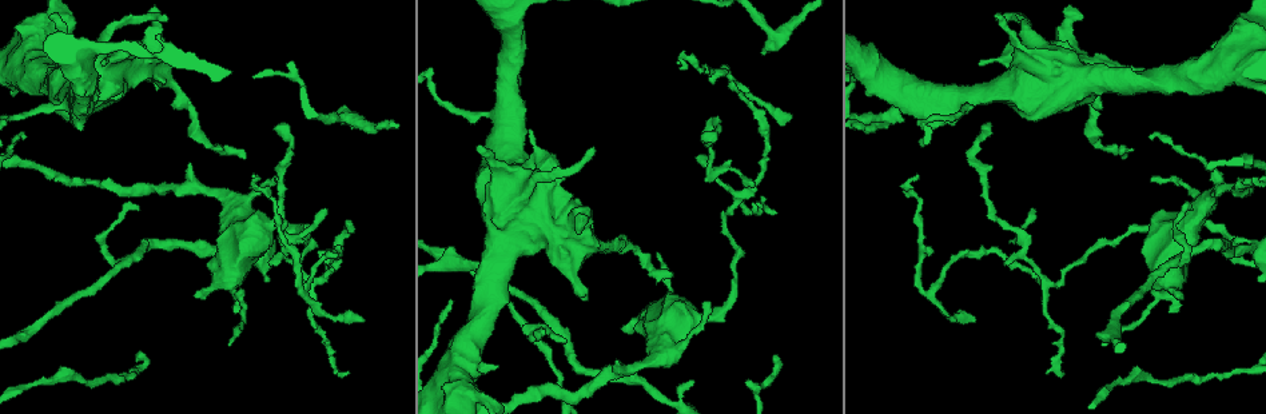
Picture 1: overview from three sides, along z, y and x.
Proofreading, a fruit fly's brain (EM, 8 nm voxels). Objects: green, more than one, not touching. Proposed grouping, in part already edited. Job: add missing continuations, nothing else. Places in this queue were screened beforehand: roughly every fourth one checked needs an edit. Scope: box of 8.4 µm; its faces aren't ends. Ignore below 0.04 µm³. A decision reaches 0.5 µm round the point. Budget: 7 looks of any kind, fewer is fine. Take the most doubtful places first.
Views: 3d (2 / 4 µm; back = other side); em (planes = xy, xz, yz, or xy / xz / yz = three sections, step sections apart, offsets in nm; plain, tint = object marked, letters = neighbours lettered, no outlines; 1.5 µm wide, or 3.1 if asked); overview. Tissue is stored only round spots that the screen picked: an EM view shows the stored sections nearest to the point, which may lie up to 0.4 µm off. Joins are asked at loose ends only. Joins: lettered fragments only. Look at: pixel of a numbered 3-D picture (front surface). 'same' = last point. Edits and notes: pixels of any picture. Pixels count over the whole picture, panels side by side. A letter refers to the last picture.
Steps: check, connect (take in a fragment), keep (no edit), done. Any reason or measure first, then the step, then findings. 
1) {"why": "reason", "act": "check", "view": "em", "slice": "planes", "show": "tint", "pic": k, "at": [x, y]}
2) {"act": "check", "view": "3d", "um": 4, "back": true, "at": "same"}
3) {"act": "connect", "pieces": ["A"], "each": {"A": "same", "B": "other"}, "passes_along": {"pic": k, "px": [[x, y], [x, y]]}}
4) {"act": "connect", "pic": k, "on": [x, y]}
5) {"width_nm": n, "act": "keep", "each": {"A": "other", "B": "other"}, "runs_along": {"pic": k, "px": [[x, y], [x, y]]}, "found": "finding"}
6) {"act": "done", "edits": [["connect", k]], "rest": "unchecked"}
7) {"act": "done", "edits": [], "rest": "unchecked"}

{"why": "tapers out", "act": "check", "view": "3d", "um": 4, "pic": 1, "at": [253, 173]}

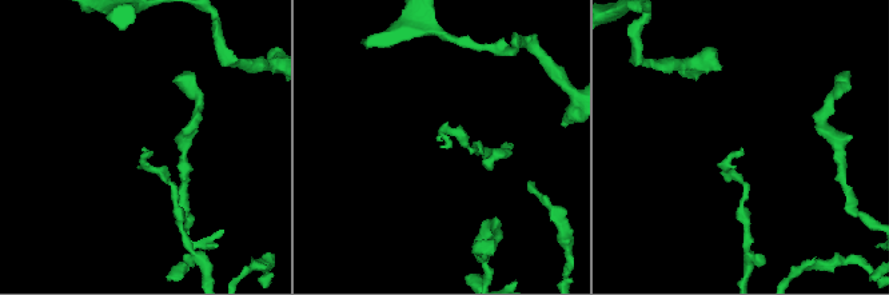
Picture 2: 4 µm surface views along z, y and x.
{"why": "need the tissue", "act": "check", "view": "em", "slice": "planes", "show": "letters", "pic": 2, "at": [740, 151]}

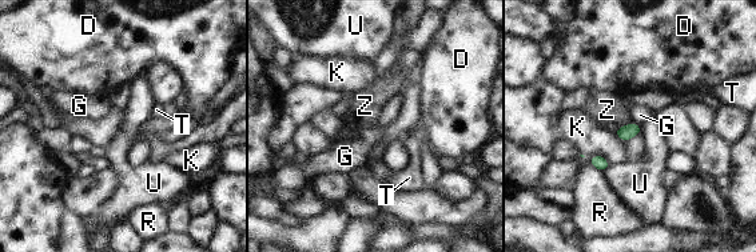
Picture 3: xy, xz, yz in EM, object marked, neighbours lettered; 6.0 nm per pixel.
{"act": "keep", "each": {"D": "other", "G": "other", "K": "other", "R": "other", "T": "other", "U": "other", "Z": "other"}, "border": {"pic": 3, "px": [[631, 120], [641, 127]]}, "found": "none of them fits"}

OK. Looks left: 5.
{"why": "stops while still wide", "act": "check", "view": "em", "slice": "planes", "show": "plain", "pic": 1, "at": [1215, 43]}

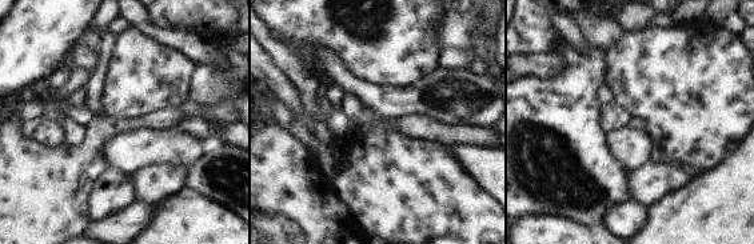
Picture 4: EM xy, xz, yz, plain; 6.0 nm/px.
{"why": "see the neighbours", "act": "check", "view": "em", "slice": "planes", "show": "letters", "at": "same"}

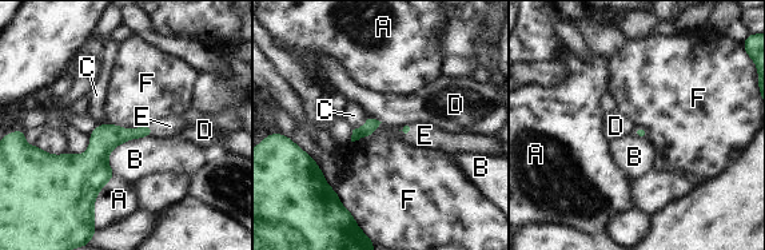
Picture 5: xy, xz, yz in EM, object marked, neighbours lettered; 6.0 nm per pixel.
{"act": "connect", "pieces": ["E"], "each": {"A": "other", "B": "other", "C": "other", "D": "other", "E": "same", "F": "other"}, "passes_along": {"pic": 5, "px": [[112, 135], [152, 126], [170, 126]]}, "found": "it goes on there"}

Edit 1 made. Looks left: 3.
{"act": "check", "view": "overview"}

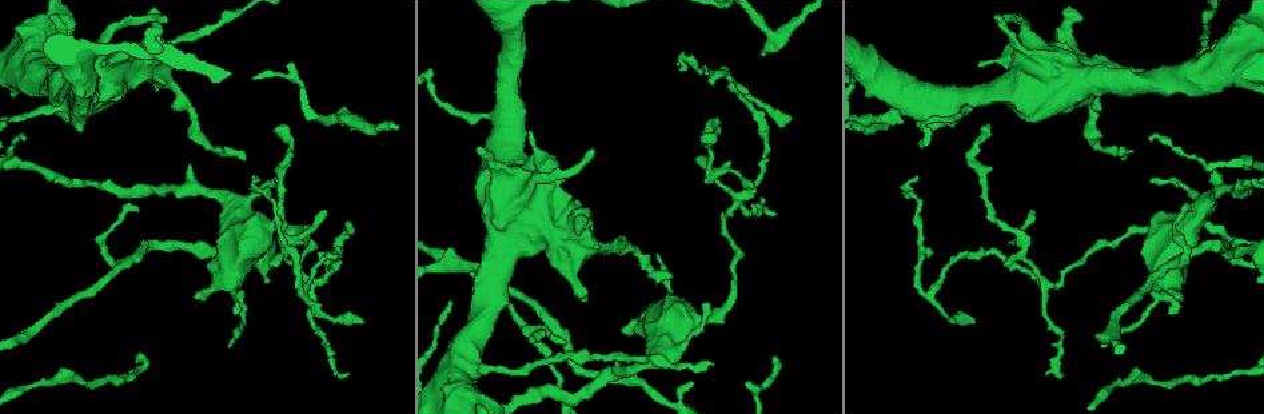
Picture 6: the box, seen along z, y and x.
{"why": "an open end", "act": "check", "view": "em", "slice": "xz", "step": 8, "show": "tint", "pic": 6, "at": [101, 67]}

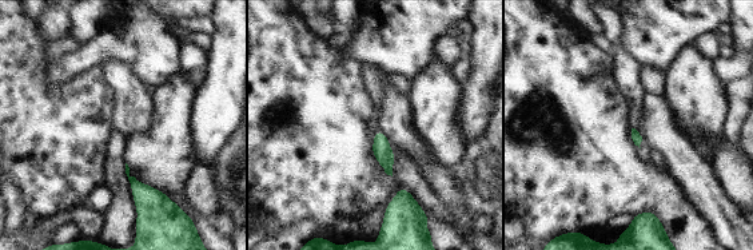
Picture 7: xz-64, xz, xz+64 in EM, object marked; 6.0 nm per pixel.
{"why": "cut it another way", "act": "check", "view": "em", "slice": "planes", "show": "letters", "at": "same"}

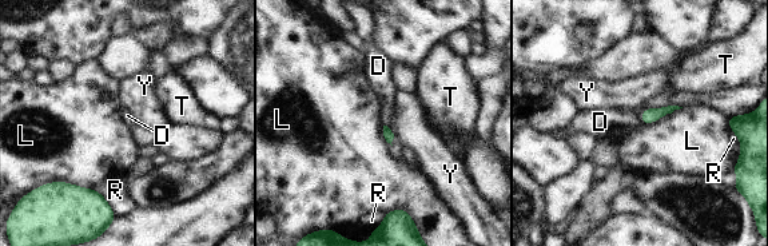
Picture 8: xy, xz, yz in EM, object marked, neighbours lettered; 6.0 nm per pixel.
{"longest_contact_nm": ["D", 280], "act": "keep", "each": {"D": "other", "L": "other", "R": "other", "T": "other", "Y": "other"}, "found": "none of them fits"}

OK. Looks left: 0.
{"act": "done", "edits": [["connect", 5]], "rest": "unchecked"}

